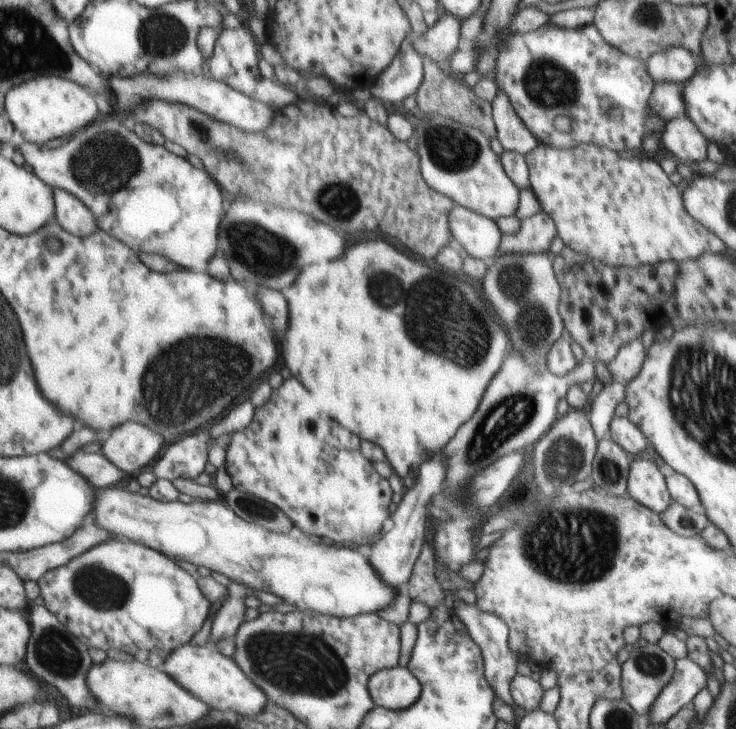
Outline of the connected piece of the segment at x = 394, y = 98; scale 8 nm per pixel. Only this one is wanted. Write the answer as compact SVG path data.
M412 35L404 38L402 48L390 65L377 77L370 92L384 103L404 102L420 90L424 79L423 58L412 46Z

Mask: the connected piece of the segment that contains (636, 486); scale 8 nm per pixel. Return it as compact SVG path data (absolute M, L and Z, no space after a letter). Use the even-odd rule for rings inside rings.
M646 458L632 460L627 488L631 498L658 515L673 503L664 475L652 460Z

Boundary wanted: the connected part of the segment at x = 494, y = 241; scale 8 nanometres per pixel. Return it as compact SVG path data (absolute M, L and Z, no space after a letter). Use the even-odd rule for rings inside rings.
M454 205L448 226L457 247L464 248L469 256L487 263L497 256L503 235L494 220Z

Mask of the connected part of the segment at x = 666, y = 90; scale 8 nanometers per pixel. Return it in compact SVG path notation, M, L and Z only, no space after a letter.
M660 82L656 84L648 100L648 108L652 110L652 114L660 116L662 120L668 123L674 118L680 118L686 114L686 104L684 104L684 85L672 84L672 82Z

